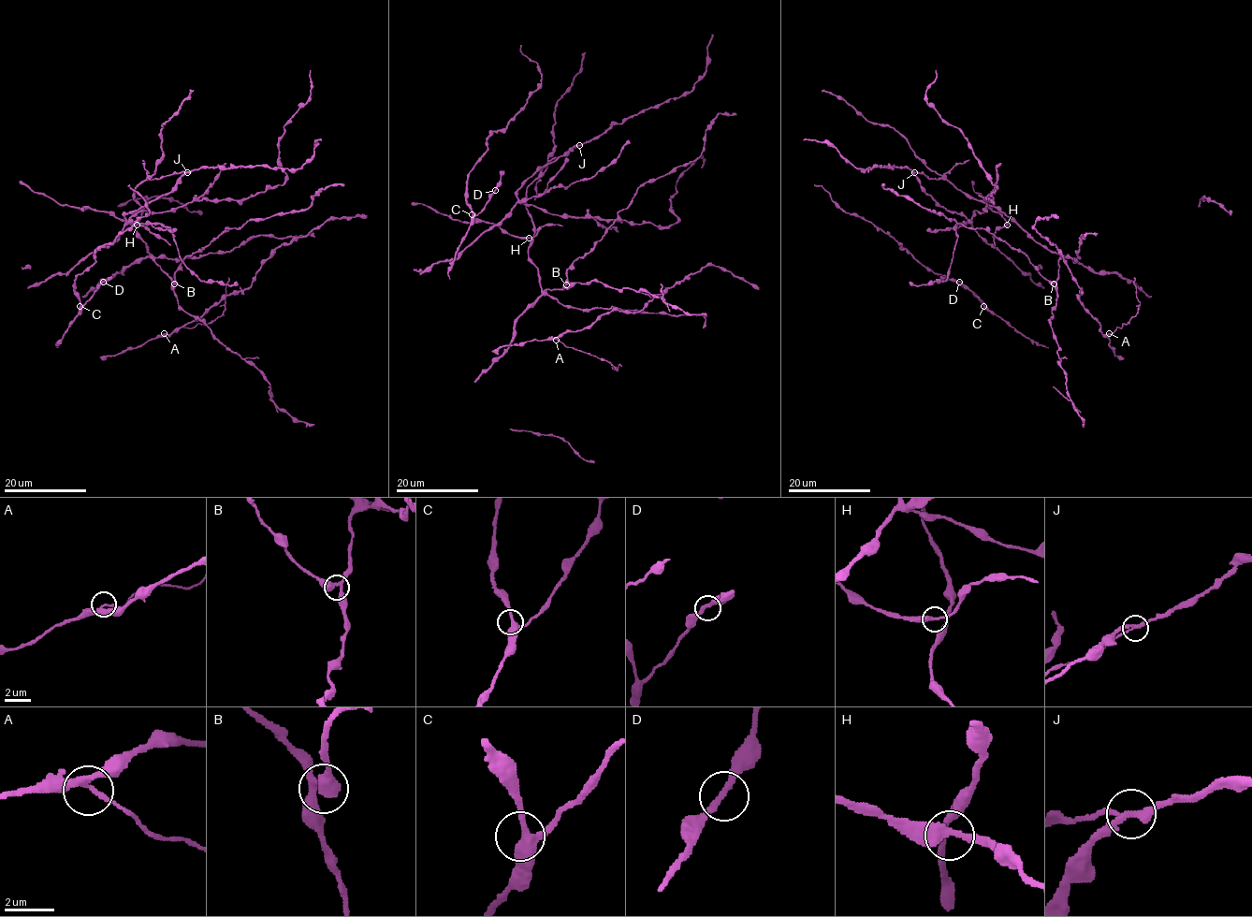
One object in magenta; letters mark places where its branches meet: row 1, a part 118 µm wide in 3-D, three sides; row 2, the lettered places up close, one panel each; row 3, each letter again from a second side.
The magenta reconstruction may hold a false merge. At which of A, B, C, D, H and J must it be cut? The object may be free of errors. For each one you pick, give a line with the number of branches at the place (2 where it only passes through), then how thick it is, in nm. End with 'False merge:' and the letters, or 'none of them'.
J: branches 3; calibre 240 nm
False merge: J

